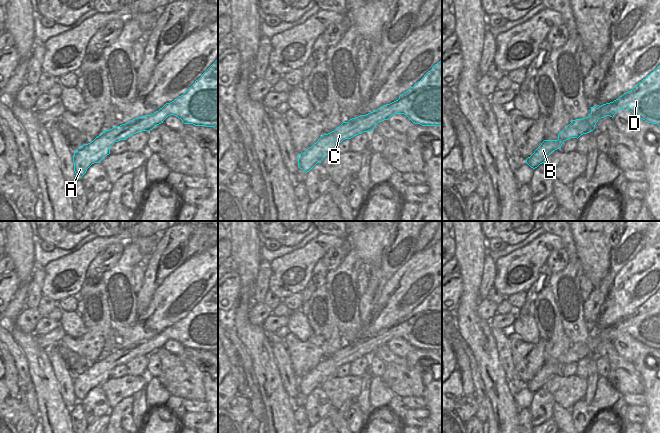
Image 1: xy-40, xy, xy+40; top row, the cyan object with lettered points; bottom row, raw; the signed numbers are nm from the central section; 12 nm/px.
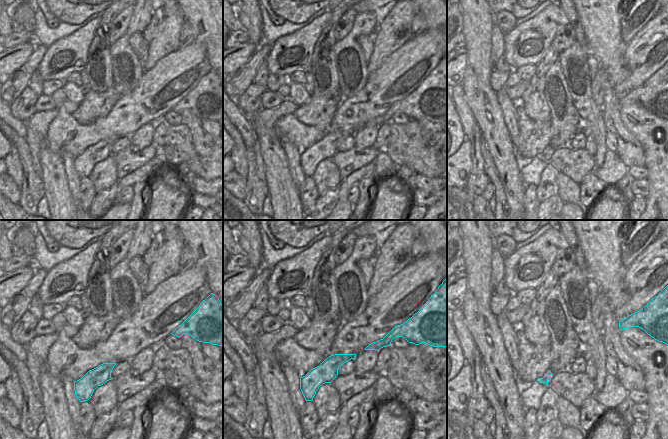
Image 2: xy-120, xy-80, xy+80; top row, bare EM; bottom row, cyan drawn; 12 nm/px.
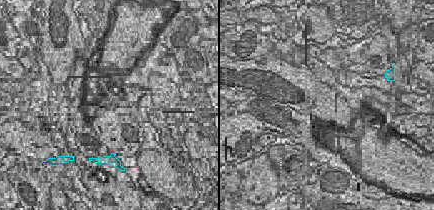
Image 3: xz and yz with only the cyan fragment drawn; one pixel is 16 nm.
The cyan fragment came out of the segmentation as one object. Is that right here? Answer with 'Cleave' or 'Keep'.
Keep.

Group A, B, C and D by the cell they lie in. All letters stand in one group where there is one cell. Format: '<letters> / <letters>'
A B C D

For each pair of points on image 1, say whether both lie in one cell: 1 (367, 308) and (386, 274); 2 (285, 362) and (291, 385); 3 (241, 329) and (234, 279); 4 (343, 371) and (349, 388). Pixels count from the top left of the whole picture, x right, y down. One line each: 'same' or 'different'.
1: same
2: same
3: different
4: different

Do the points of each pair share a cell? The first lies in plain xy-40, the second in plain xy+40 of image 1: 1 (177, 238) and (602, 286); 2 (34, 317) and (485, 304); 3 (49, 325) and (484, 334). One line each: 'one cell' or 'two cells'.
1: one cell
2: one cell
3: two cells

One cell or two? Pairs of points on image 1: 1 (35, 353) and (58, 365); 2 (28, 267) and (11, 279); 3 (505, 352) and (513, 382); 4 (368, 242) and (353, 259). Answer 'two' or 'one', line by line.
1: two
2: two
3: one
4: two

